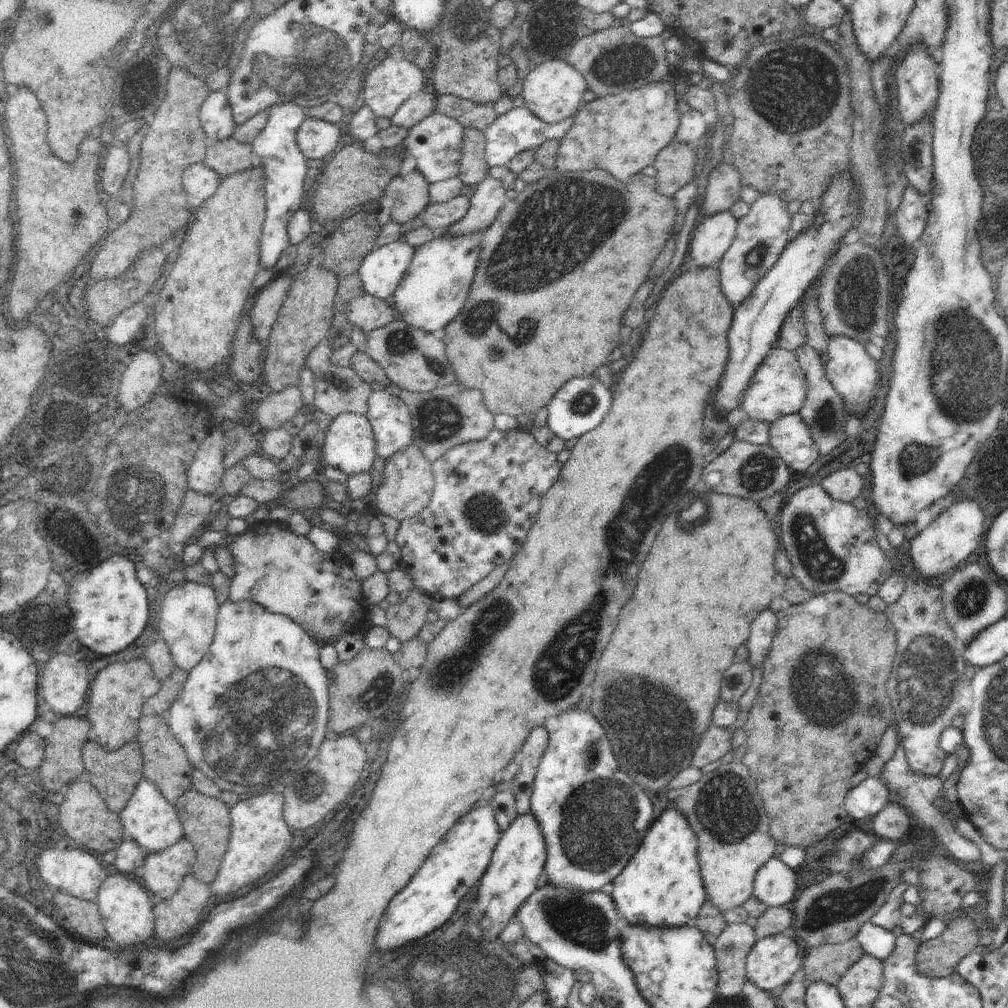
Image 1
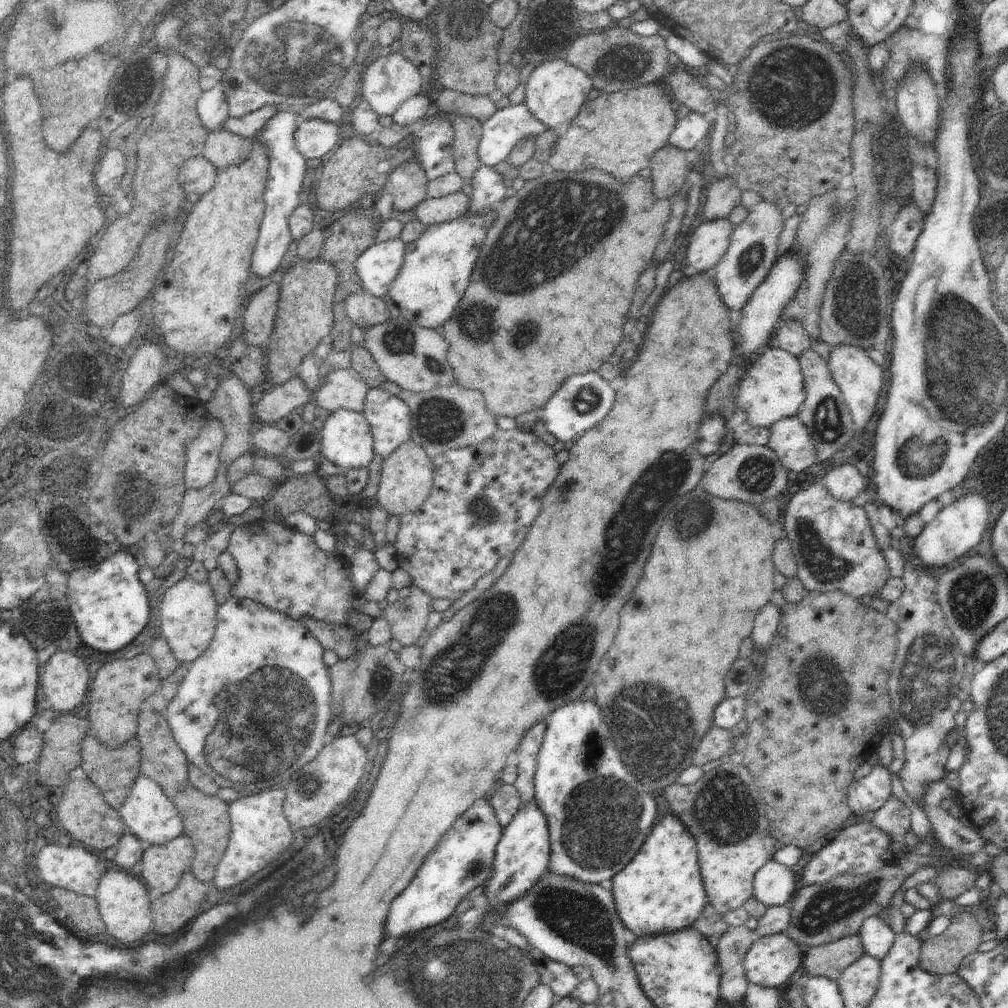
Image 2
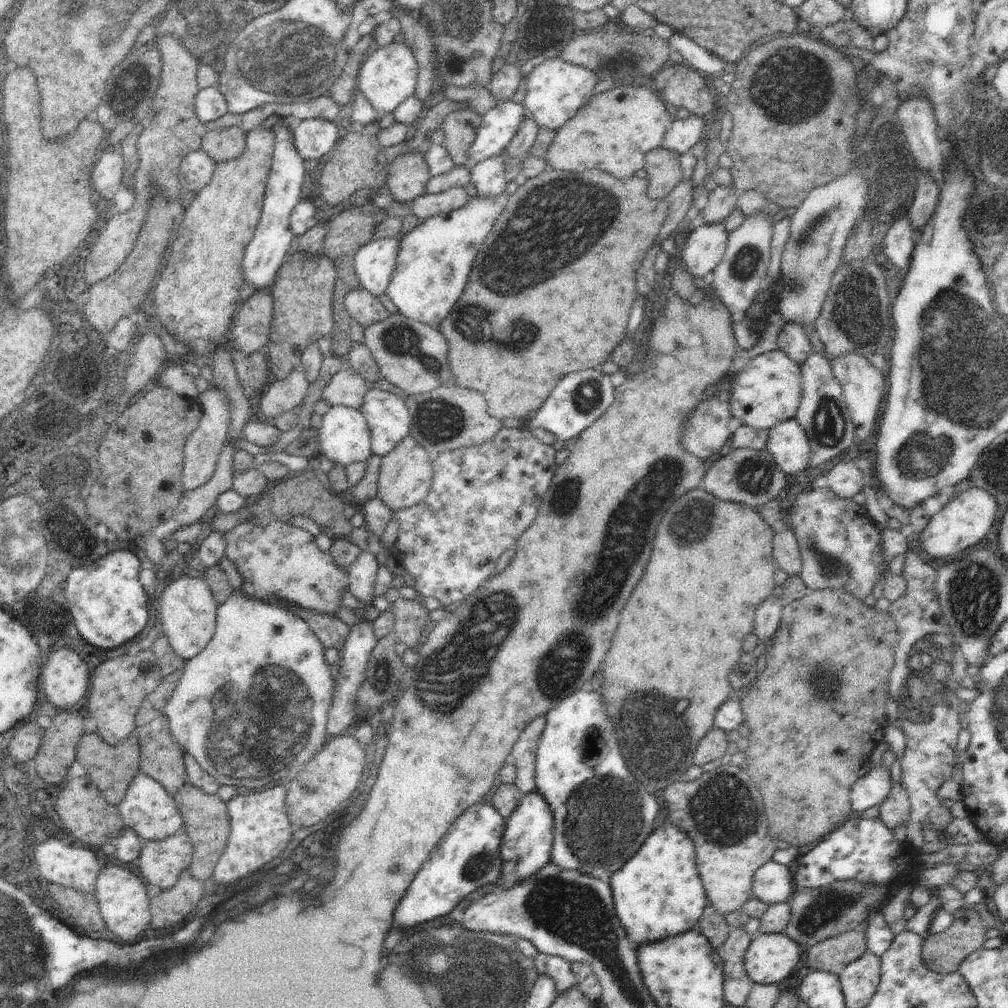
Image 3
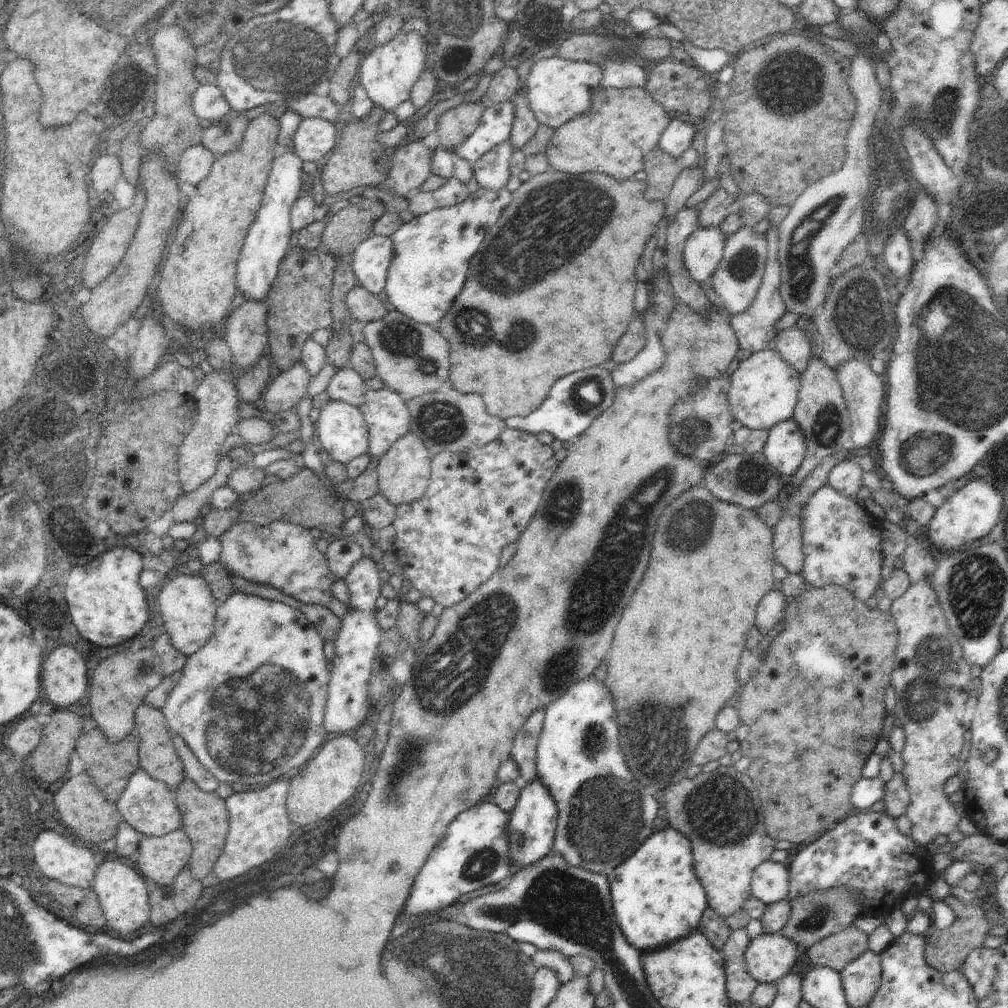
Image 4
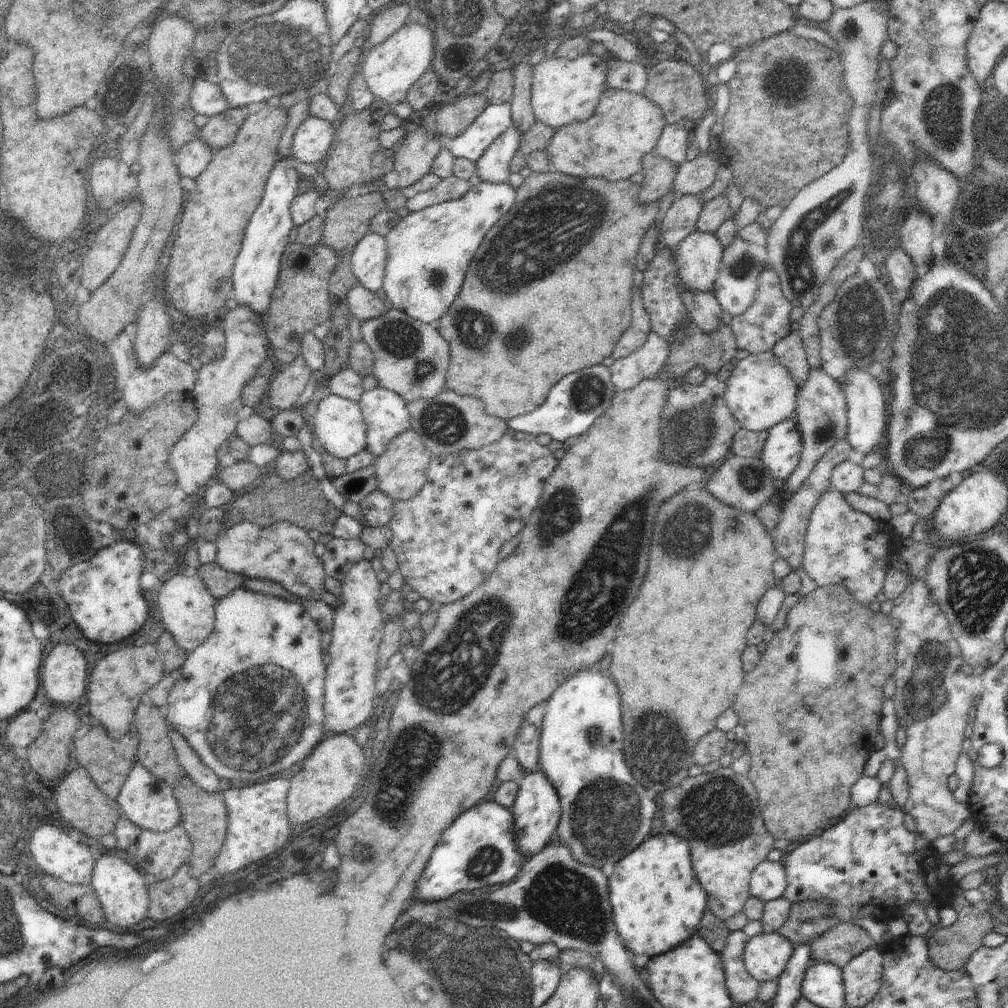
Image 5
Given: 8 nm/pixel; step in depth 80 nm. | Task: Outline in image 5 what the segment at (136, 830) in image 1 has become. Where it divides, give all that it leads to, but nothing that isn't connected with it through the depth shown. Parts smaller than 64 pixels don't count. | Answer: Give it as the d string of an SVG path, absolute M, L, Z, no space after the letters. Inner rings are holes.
M139 763L130 770L130 774L128 774L128 778L126 778L120 794L118 794L117 802L120 804L121 813L123 813L130 822L134 822L134 824L140 826L142 829L146 828L165 832L181 823L181 817L183 816L180 806L174 797L173 788L164 782L164 780L152 776L152 774Z

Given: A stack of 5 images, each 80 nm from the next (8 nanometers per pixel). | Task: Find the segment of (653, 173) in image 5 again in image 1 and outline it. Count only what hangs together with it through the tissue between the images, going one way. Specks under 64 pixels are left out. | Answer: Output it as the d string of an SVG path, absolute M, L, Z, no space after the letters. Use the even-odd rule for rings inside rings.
M670 141L658 154L653 166L656 169L655 179L660 194L673 197L683 186L695 176L694 166L703 153L694 146Z

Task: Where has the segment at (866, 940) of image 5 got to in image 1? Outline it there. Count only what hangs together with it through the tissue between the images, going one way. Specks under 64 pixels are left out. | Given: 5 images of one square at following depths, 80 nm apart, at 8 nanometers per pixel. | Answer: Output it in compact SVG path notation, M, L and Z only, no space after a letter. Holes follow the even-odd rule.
M852 937L837 945L820 945L806 951L803 960L806 987L825 982L836 986L848 969L864 955L858 937Z

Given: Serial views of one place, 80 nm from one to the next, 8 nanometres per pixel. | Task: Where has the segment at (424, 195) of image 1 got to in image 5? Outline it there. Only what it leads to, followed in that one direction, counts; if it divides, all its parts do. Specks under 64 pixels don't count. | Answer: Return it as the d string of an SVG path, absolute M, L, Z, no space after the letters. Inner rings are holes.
M419 125L414 131L407 133L394 160L398 188L406 189L431 173L432 164L440 150L442 150L440 136L432 134L427 126Z

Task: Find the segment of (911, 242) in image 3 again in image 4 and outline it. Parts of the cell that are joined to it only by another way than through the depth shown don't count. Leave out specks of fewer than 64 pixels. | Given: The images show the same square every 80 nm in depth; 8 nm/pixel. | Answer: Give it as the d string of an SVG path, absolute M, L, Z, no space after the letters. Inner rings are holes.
M900 226L894 234L888 234L885 241L888 241L885 242L886 250L884 250L886 265L892 270L892 276L896 276L896 282L907 283L915 266L910 240L906 238L906 234Z

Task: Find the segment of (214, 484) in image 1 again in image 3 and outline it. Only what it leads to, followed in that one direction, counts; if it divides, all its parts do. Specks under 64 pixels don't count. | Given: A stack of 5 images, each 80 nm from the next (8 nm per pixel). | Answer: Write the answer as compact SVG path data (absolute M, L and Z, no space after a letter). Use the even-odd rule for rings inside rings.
M214 382L207 390L198 394L197 399L202 406L202 416L200 416L198 428L189 436L183 450L184 462L181 481L186 491L197 489L214 476L219 454L227 442L231 420L230 407L233 404L226 398L226 394L222 390L214 387Z

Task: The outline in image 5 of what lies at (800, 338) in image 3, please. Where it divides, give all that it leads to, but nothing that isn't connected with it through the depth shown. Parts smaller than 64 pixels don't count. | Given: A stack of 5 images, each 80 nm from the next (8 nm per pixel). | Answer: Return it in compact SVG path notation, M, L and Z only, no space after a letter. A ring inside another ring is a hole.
M791 332L788 336L784 336L774 346L772 352L775 353L776 360L784 368L788 368L788 372L792 374L796 386L802 388L802 384L808 380L811 368L808 366L804 344L797 332Z

